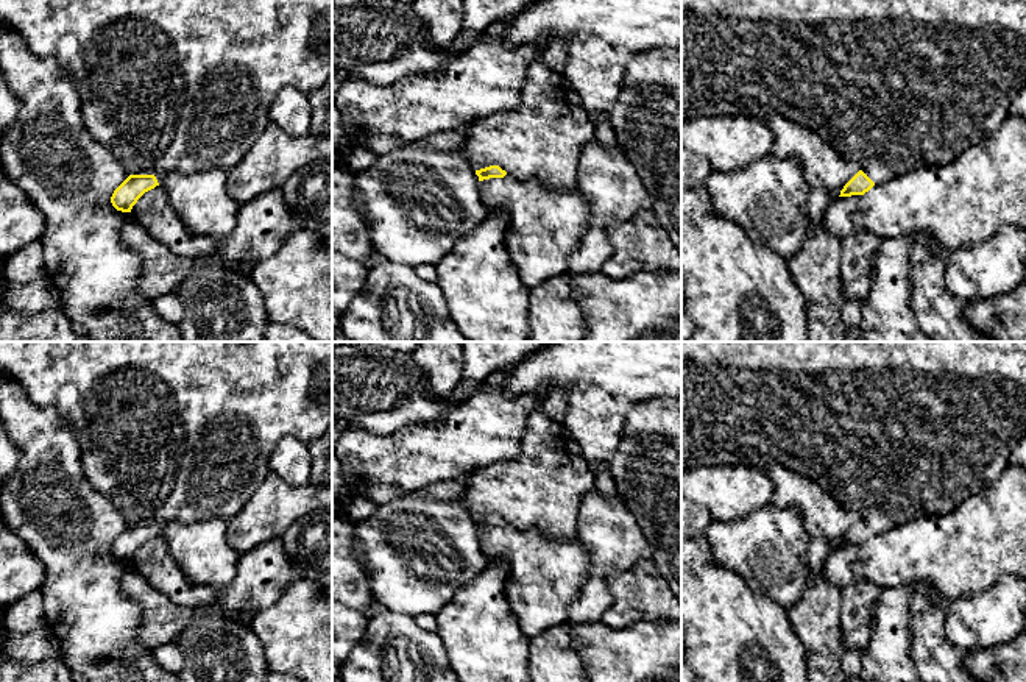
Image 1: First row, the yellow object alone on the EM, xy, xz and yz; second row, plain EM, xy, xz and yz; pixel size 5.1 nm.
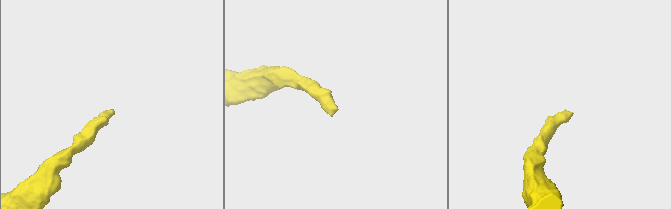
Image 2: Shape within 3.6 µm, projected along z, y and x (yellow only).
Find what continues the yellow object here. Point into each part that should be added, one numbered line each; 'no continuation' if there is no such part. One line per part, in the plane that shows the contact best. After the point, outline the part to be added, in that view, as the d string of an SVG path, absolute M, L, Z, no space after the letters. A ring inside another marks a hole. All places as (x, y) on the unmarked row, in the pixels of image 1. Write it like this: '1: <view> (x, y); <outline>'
1: xy (169, 431); M0 342L0 370L14 378L37 407L53 407L64 418L78 442L84 474L126 523L154 524L157 532L168 521L229 521L270 473L268 459L282 439L309 443L332 424L332 342Z

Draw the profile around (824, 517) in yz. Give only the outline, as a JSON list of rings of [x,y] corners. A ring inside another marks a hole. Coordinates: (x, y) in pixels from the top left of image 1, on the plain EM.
[[[778,464],[769,465],[767,476],[775,485],[772,504],[798,509],[809,537],[822,538],[833,548],[861,520],[861,515],[840,506],[812,479]]]

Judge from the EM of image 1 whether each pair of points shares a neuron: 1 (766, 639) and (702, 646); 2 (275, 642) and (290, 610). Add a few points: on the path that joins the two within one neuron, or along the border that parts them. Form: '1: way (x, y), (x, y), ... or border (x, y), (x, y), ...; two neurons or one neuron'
1: way (750, 639), (741, 645), (718, 646); one neuron
2: way (283, 634), (290, 626), (290, 618); one neuron

